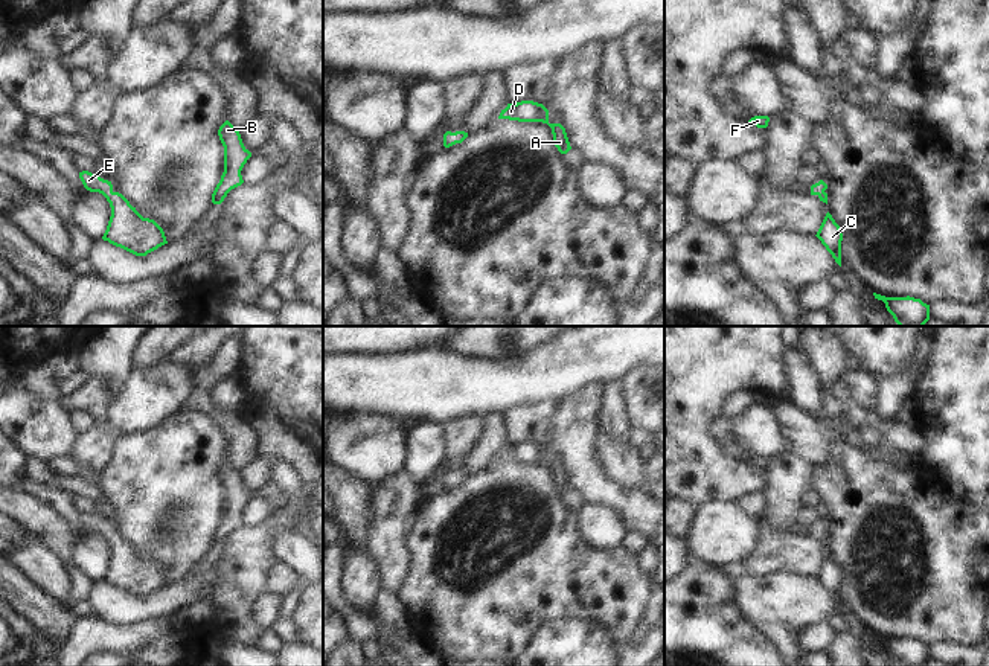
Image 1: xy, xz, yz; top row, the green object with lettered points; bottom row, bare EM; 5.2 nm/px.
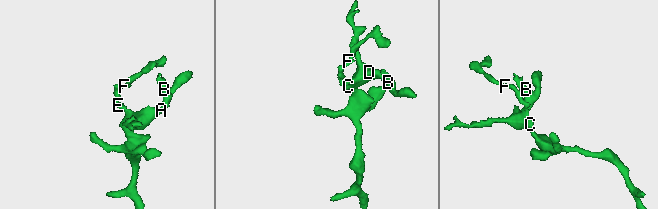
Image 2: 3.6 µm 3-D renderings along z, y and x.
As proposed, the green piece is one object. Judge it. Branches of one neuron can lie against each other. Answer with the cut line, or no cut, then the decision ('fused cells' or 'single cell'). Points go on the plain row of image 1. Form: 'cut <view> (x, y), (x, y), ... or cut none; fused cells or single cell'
cut none; single cell

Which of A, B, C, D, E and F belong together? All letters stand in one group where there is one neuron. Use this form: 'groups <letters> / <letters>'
groups A B C D E F

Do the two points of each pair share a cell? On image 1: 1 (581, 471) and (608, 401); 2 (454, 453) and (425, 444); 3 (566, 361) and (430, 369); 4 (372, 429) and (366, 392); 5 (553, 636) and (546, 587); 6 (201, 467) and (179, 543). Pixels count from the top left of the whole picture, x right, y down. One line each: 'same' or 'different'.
1: different
2: different
3: same
4: different
5: different
6: same

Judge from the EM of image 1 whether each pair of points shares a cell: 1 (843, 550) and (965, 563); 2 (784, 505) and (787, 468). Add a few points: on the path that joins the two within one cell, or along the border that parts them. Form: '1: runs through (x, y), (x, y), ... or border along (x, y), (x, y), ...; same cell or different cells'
1: runs through (864, 515), (880, 503), (902, 500), (930, 528); same cell
2: runs through (784, 496), (787, 477); same cell

